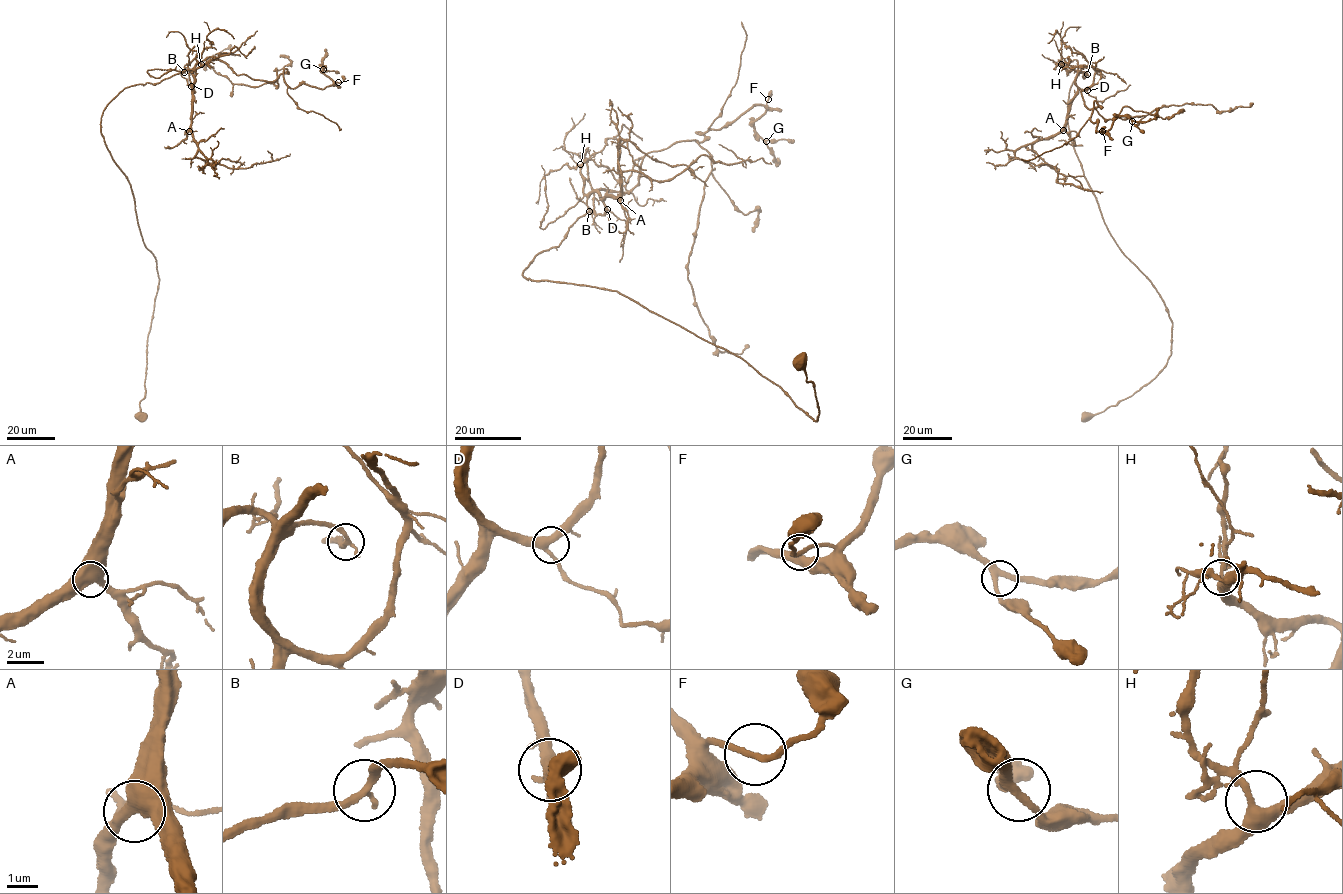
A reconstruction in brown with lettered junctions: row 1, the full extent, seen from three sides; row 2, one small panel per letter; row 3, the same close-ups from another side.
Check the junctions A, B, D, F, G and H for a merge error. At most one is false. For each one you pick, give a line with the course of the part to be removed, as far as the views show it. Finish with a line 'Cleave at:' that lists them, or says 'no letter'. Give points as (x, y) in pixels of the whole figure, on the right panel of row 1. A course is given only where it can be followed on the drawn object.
Cleave at: no letter

